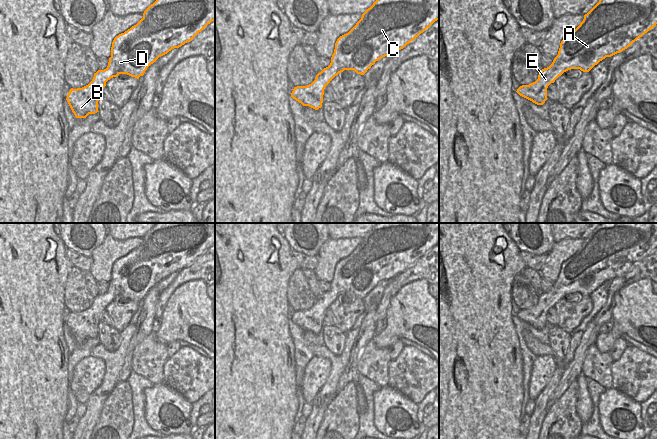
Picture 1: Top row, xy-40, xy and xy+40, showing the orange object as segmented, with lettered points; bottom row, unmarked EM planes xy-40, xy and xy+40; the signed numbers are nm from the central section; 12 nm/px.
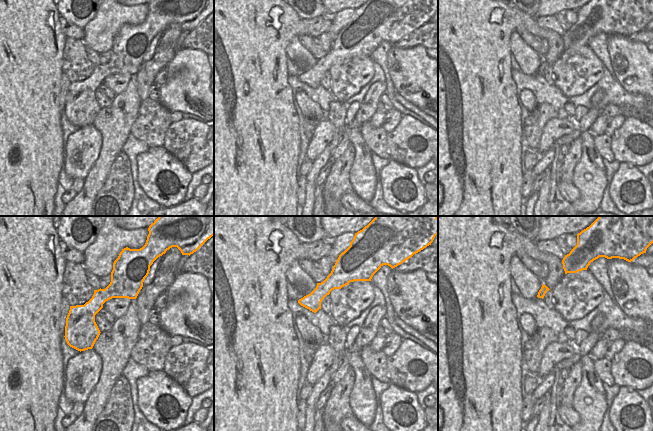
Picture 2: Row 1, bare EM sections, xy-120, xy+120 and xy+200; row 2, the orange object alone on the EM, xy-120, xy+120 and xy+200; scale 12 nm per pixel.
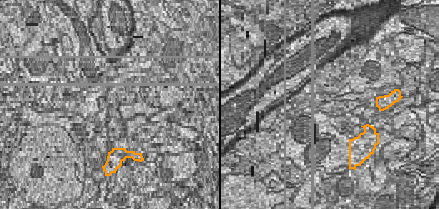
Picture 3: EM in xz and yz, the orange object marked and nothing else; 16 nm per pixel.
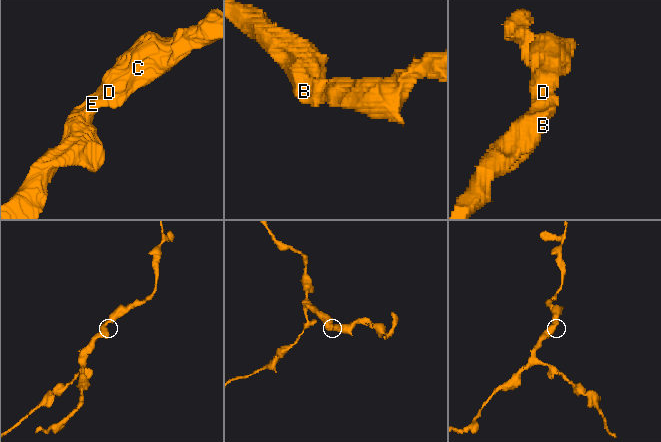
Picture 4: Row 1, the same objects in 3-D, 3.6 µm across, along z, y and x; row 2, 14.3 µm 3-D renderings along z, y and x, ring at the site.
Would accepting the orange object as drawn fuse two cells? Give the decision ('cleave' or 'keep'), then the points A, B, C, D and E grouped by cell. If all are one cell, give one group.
keep | A B C D E

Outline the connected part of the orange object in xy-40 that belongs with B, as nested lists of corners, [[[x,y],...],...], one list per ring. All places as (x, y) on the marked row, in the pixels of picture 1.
[[[156,0],[144,11],[143,18],[136,25],[114,38],[107,68],[94,73],[88,85],[70,89],[66,100],[75,117],[86,118],[99,112],[100,93],[108,80],[119,74],[139,79],[159,57],[191,41],[214,20],[215,0]]]

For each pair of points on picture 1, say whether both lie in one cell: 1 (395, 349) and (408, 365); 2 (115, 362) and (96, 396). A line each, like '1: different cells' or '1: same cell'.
1: different cells
2: same cell

